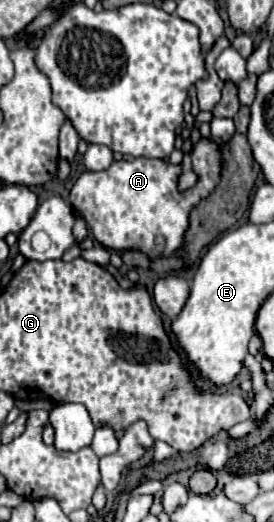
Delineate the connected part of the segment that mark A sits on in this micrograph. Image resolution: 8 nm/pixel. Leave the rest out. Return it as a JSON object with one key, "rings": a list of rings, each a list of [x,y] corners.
{"rings":[[[200,137],[192,149],[192,169],[198,175],[194,187],[178,191],[178,177],[182,165],[172,165],[162,159],[114,161],[104,171],[82,173],[72,191],[70,203],[74,211],[86,221],[88,229],[110,251],[142,251],[150,261],[172,257],[184,247],[184,233],[188,229],[190,211],[214,193],[220,183],[222,155],[212,139]]]}

